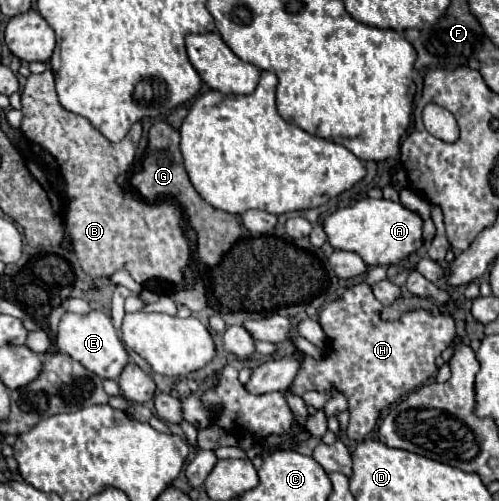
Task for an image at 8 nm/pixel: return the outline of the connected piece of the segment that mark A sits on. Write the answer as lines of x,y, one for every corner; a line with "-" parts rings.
363,198
355,206
341,208
333,212
325,224
325,234
329,244
335,250
349,250
359,254
367,266
391,266
401,260
405,260
409,254
417,252
425,240
423,240
423,218
405,208
401,202
393,200
373,200

